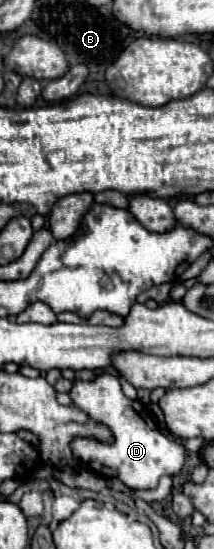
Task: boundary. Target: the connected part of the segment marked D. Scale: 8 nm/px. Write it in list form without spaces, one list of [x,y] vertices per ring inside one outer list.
[[[98,372],[92,380],[76,380],[70,390],[72,406],[86,412],[98,424],[110,428],[114,440],[100,442],[96,438],[74,438],[72,454],[98,476],[116,476],[130,488],[150,490],[158,486],[158,480],[166,474],[178,474],[186,462],[186,448],[180,442],[162,434],[152,420],[150,412],[140,400],[124,396],[118,376]]]

